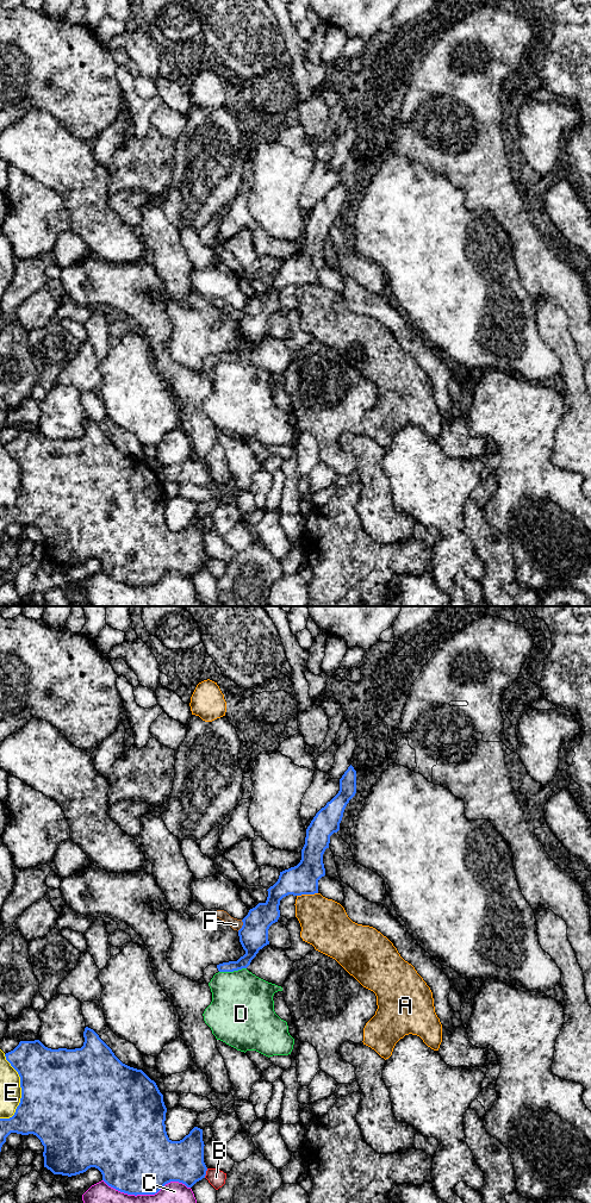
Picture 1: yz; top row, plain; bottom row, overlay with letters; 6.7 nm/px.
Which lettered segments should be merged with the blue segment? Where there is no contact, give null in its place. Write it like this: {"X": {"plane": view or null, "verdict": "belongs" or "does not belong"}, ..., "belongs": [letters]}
{"A": {"plane": "yz", "verdict": "does not belong"}, "B": {"plane": "yz", "verdict": "does not belong"}, "C": {"plane": "yz", "verdict": "does not belong"}, "D": {"plane": "yz", "verdict": "does not belong"}, "E": {"plane": "yz", "verdict": "does not belong"}, "F": {"plane": "yz", "verdict": "does not belong"}, "belongs": []}

